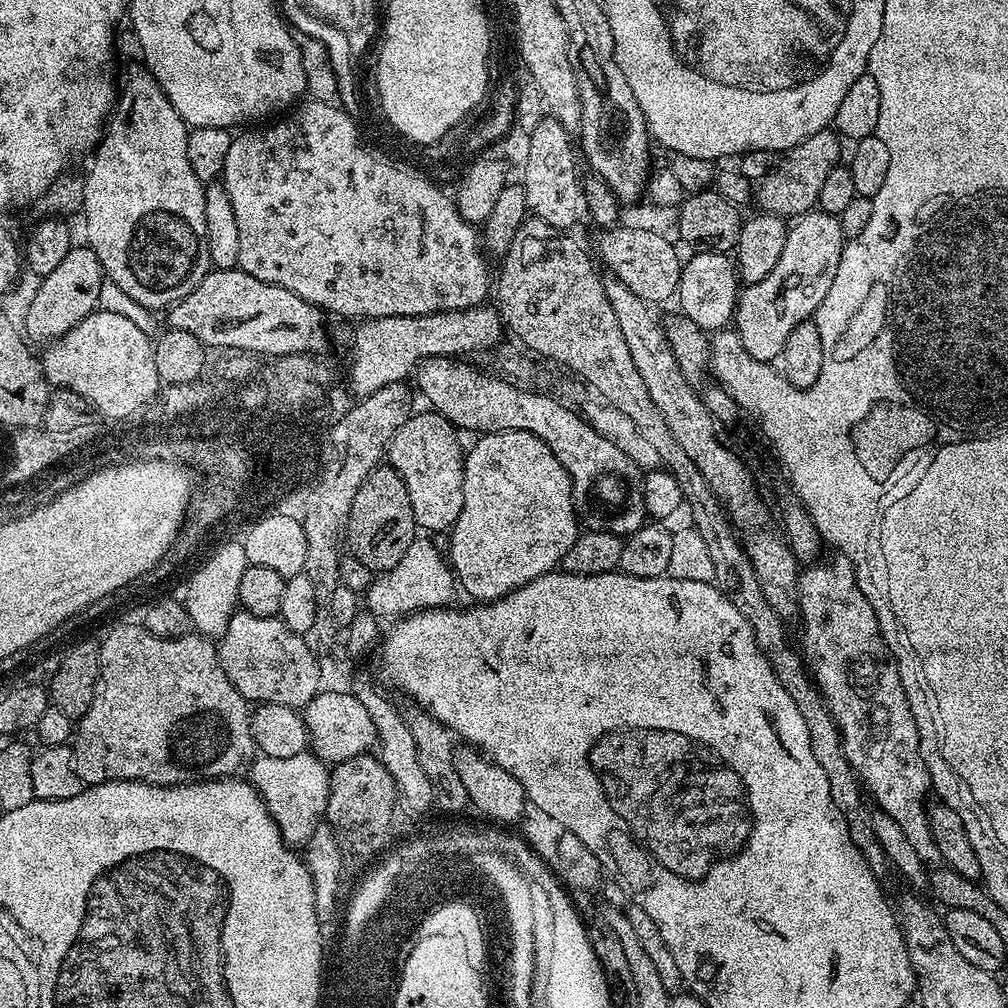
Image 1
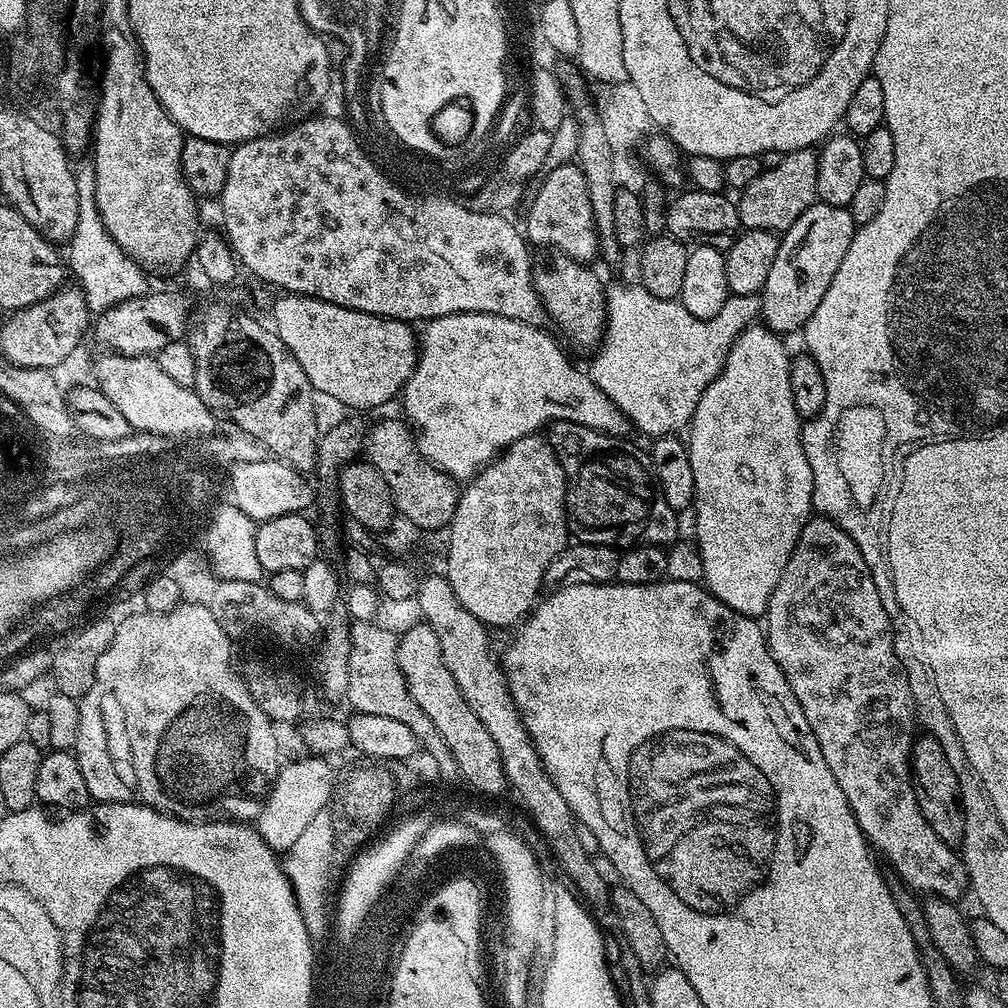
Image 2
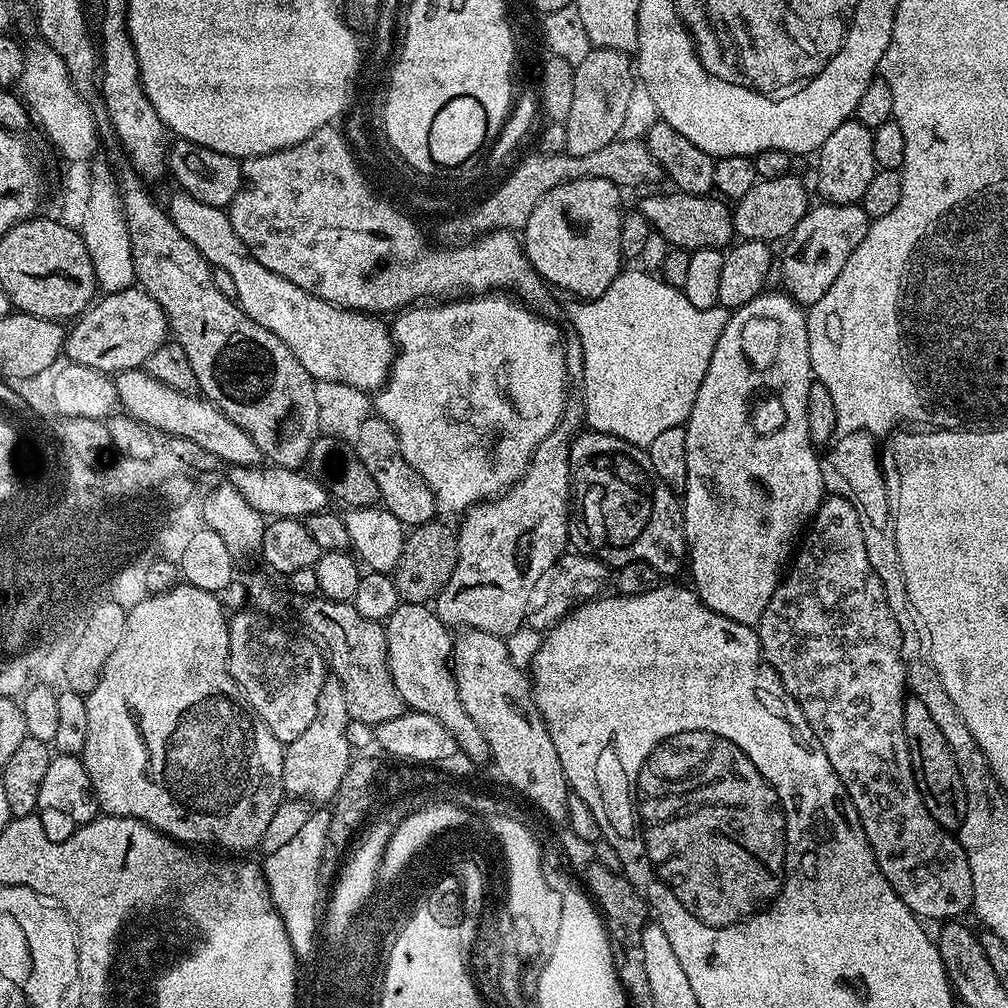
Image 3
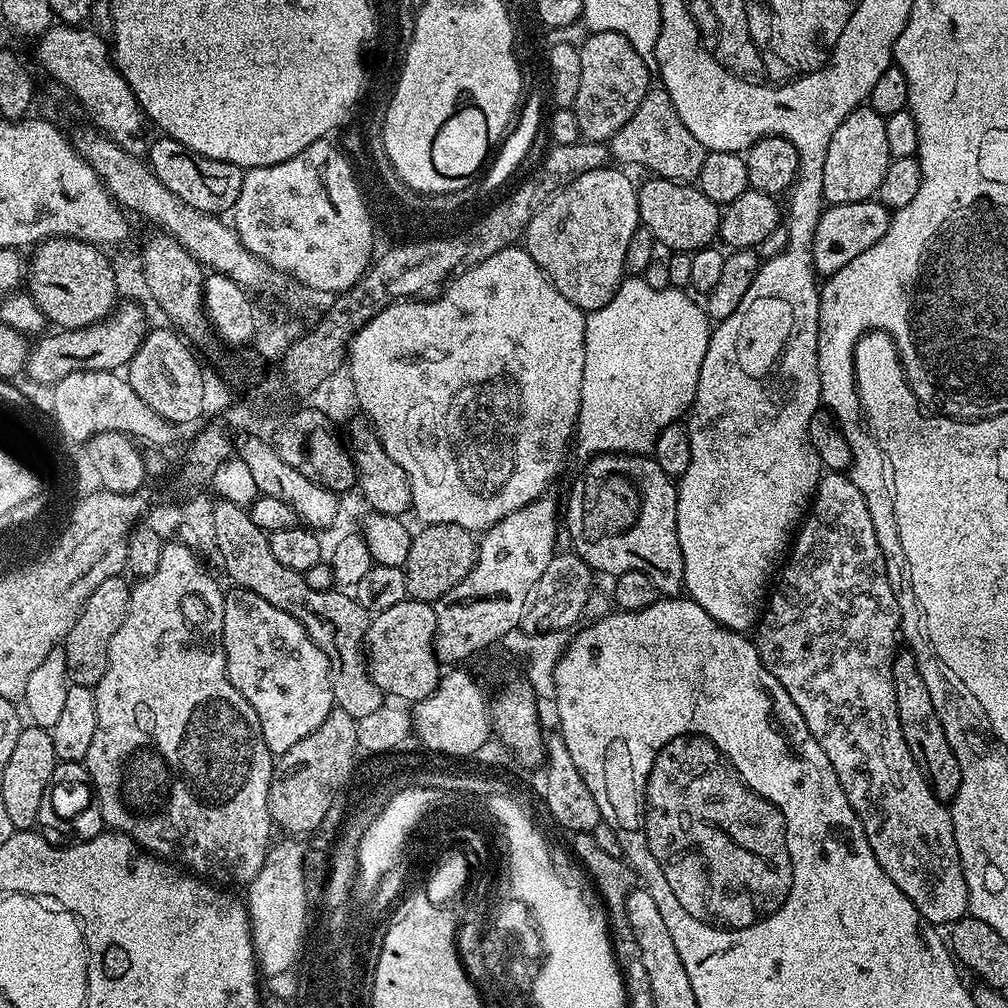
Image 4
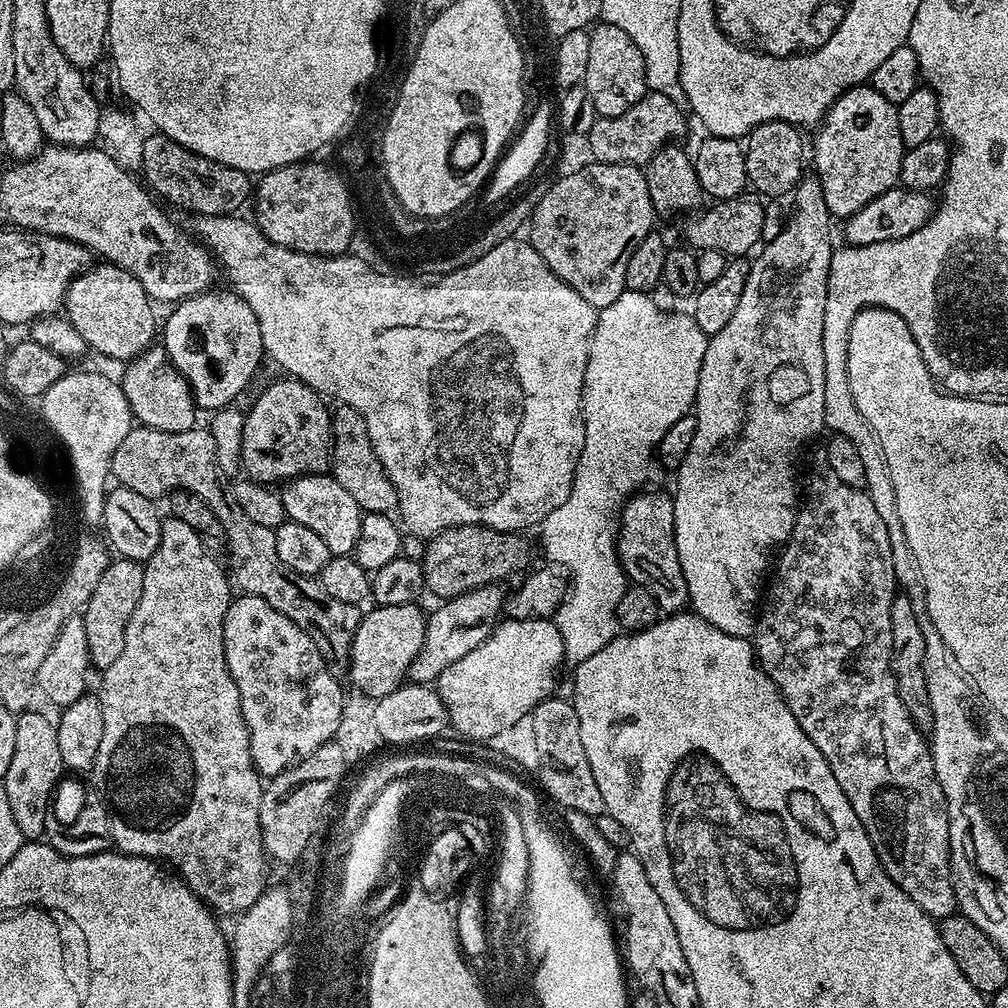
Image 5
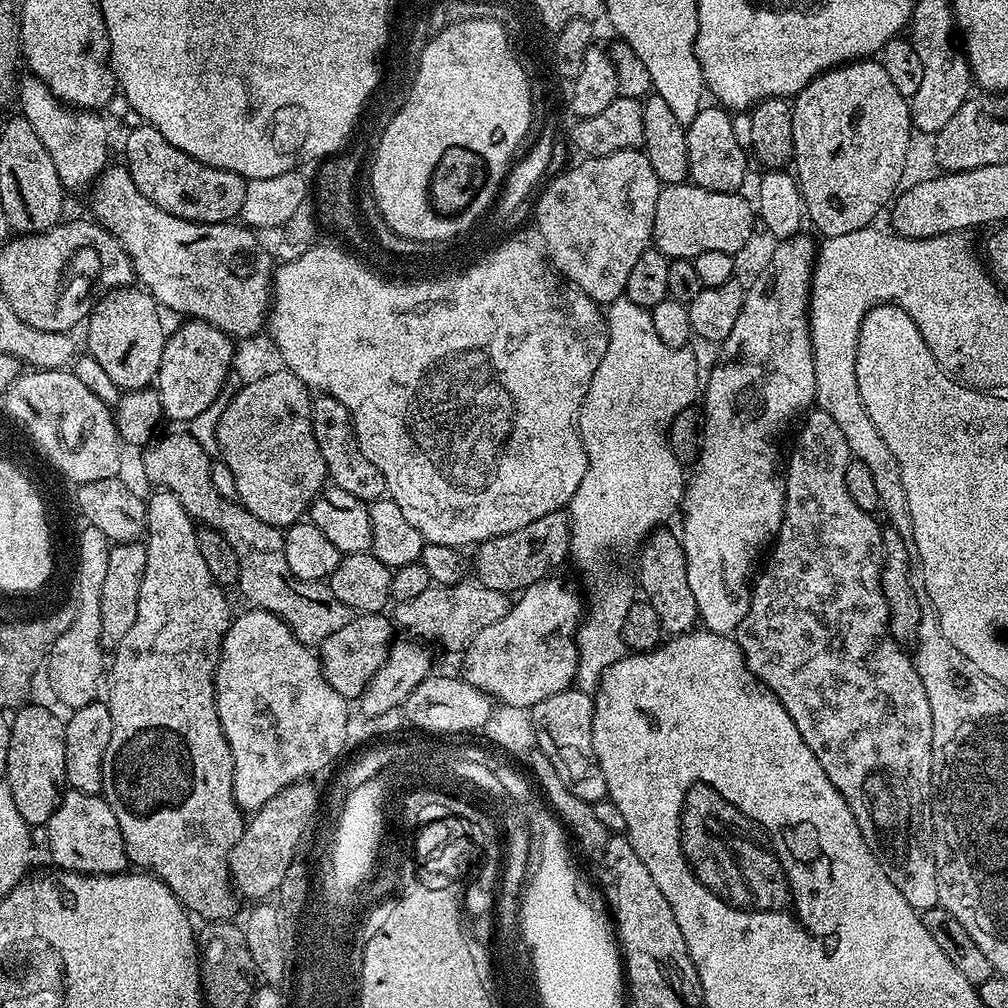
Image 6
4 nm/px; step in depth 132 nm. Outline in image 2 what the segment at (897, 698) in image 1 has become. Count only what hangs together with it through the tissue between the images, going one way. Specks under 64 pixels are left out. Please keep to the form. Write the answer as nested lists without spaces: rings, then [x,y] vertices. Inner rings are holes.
[[[809,519],[808,525],[802,530],[802,534],[790,554],[790,562],[786,562],[786,570],[782,570],[782,578],[778,578],[778,586],[774,586],[774,594],[770,594],[770,602],[766,613],[767,620],[766,639],[774,662],[778,662],[790,690],[794,690],[794,698],[798,698],[798,706],[802,706],[802,714],[806,714],[806,722],[810,722],[810,730],[814,734],[814,738],[818,738],[822,758],[826,758],[826,766],[830,766],[830,774],[834,774],[834,778],[838,778],[838,786],[842,786],[842,794],[846,794],[846,802],[850,802],[854,818],[860,829],[864,831],[864,839],[877,853],[880,851],[892,863],[890,865],[891,871],[897,872],[913,892],[927,894],[928,896],[940,896],[944,900],[953,902],[959,901],[959,896],[963,892],[967,893],[970,888],[966,866],[963,859],[958,855],[957,849],[952,848],[946,842],[942,842],[942,838],[938,838],[938,834],[934,834],[934,830],[930,830],[930,822],[926,822],[926,818],[922,818],[922,810],[918,806],[918,798],[914,794],[911,766],[914,743],[912,728],[915,729],[917,723],[912,710],[910,686],[906,682],[906,674],[901,670],[896,657],[896,646],[892,635],[892,619],[888,617],[882,606],[882,598],[878,598],[878,589],[874,586],[874,578],[870,578],[866,558],[862,558],[858,546],[833,520]]]

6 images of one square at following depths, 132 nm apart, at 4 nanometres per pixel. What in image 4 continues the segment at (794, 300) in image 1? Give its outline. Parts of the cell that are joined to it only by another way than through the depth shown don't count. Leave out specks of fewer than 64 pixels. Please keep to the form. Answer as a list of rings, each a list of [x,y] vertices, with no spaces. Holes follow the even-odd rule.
[[[873,198],[849,204],[833,204],[825,207],[818,226],[814,230],[812,242],[812,267],[821,277],[833,276],[850,258],[858,258],[862,250],[870,250],[884,237],[890,219],[889,209]]]

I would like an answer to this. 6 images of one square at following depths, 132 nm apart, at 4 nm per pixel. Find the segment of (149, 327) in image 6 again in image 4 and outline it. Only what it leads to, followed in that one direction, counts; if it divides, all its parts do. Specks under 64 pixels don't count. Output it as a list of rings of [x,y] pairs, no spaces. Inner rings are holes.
[[[53,236],[51,240],[41,240],[39,244],[35,245],[31,249],[32,252],[32,264],[30,260],[30,271],[26,276],[26,291],[28,295],[34,298],[34,302],[38,306],[38,310],[42,310],[42,314],[44,315],[45,321],[49,325],[55,326],[60,330],[67,330],[70,328],[85,328],[86,326],[90,326],[91,324],[96,324],[99,320],[105,320],[113,312],[113,310],[117,307],[118,304],[118,293],[115,288],[115,280],[114,280],[114,270],[112,269],[112,261],[110,259],[109,254],[107,255],[104,252],[105,249],[103,247],[87,244],[84,240],[71,240],[68,236]]]

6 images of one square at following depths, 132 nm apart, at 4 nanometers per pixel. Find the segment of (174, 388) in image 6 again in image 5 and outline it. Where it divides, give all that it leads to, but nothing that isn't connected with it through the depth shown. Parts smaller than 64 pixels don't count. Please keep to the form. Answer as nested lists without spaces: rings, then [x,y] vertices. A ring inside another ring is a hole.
[[[216,291],[200,292],[179,301],[168,321],[162,324],[163,348],[177,370],[188,379],[197,409],[205,408],[208,414],[236,402],[259,370],[260,359],[263,361],[266,356],[254,310],[235,291]]]

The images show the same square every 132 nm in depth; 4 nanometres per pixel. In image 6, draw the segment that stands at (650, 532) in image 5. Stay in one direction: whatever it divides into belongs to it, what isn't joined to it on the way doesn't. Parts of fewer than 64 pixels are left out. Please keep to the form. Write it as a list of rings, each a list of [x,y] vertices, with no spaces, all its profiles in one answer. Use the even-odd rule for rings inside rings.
[[[656,530],[643,541],[639,549],[640,556],[640,584],[644,587],[643,595],[658,610],[662,618],[662,626],[669,637],[681,636],[684,632],[693,631],[698,624],[698,606],[694,602],[694,593],[686,582],[686,554],[681,537],[665,530]]]

